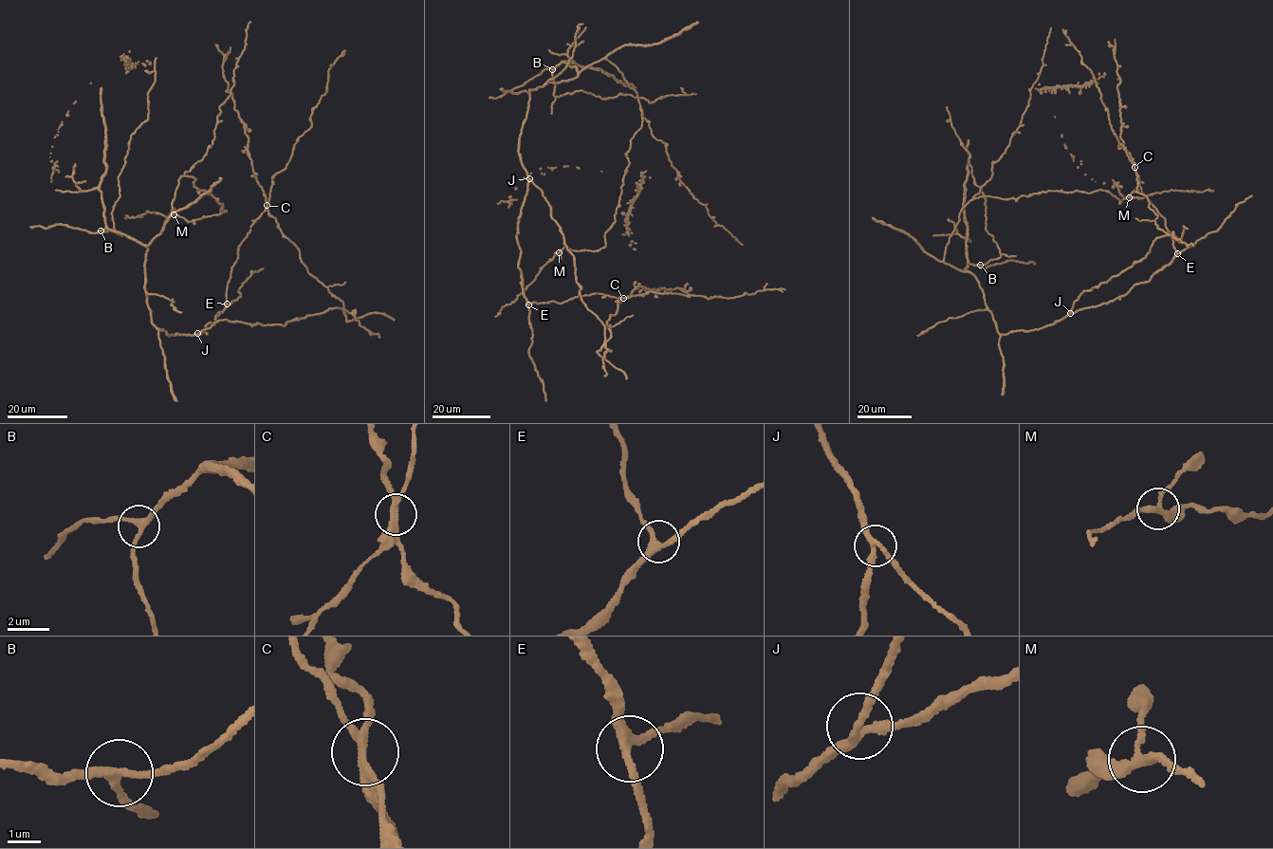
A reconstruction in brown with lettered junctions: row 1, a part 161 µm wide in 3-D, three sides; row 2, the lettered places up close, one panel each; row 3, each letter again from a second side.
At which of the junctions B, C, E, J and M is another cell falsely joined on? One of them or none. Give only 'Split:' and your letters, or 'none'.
Split: C

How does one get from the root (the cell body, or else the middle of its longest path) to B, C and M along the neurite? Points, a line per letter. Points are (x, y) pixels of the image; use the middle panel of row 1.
B: (568, 249), (551, 206), (528, 177), (518, 151), (530, 89), (578, 75), (576, 67), (562, 62), (552, 69)
C: (568, 249), (581, 300), (605, 326), (606, 341), (611, 337), (607, 322), (623, 298)
M: (568, 249), (519, 137), (530, 89), (604, 59), (636, 92), (642, 126), (605, 246), (559, 252)

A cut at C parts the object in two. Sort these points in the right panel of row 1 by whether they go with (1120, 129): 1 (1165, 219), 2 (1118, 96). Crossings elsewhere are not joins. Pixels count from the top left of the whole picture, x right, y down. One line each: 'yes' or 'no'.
1: no
2: yes

